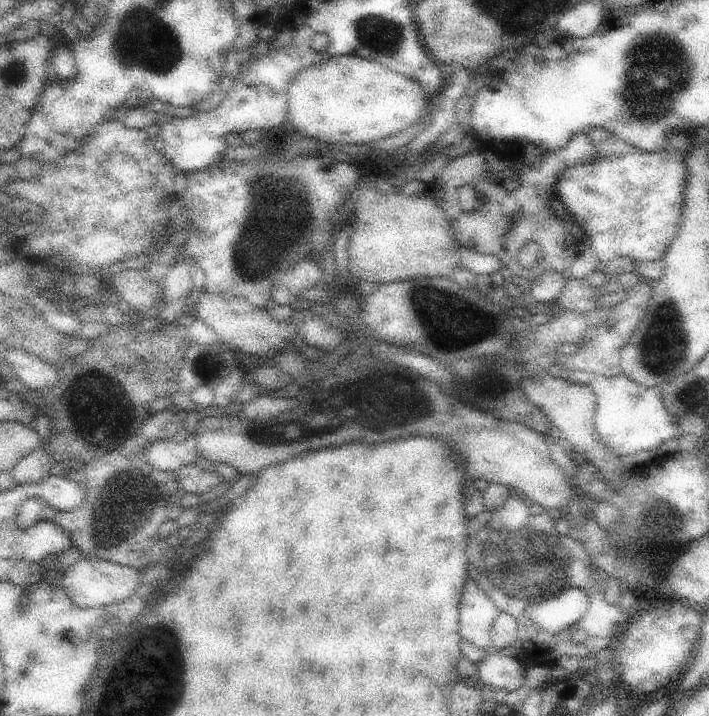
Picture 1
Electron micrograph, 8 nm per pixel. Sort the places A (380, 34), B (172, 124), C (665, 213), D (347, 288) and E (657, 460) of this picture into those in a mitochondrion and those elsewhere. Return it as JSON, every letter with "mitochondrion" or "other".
{"A":"mitochondrion","B":"other","C":"other","D":"other","E":"other"}

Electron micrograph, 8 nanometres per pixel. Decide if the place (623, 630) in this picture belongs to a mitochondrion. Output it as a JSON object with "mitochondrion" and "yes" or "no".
{"mitochondrion":"no"}

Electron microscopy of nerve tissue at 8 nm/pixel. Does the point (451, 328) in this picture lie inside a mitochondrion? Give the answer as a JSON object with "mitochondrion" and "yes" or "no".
{"mitochondrion":"yes"}

